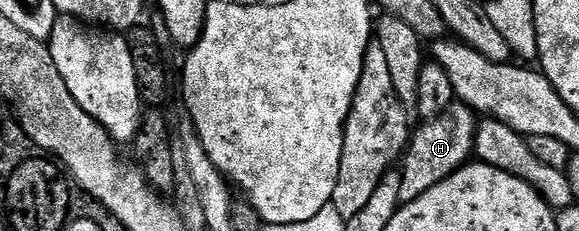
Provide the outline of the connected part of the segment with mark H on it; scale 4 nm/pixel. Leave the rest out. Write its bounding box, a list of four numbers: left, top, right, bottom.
[401,102,477,202]

